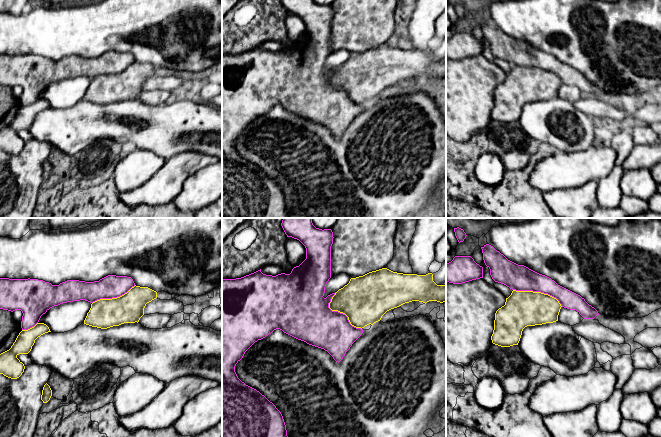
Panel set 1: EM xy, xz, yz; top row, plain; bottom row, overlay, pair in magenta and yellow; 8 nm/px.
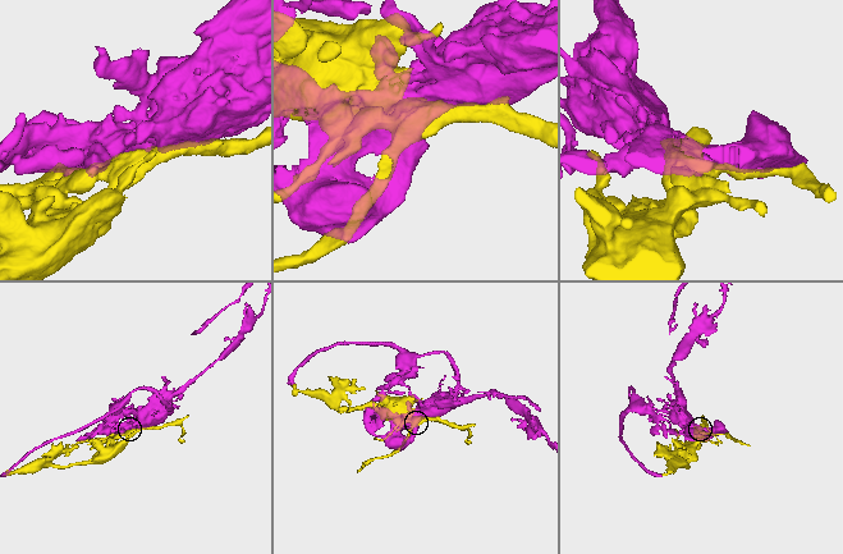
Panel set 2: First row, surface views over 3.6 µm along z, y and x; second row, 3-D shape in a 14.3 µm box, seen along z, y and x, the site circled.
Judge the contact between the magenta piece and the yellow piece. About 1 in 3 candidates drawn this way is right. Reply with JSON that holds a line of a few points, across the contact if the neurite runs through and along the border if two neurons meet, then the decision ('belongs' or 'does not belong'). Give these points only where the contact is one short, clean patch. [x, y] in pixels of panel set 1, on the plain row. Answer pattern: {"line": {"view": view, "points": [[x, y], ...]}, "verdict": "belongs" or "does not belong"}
{"verdict": "belongs"}

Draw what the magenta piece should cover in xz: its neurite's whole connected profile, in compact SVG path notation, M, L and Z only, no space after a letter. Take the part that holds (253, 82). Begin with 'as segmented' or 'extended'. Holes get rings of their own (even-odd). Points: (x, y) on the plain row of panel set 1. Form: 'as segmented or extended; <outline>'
as segmented; M281 0L287 13L292 13L299 16L306 24L306 35L299 41L292 45L290 50L281 49L276 52L266 51L261 48L261 45L236 55L222 55L222 218L289 218L287 212L286 201L281 188L276 182L270 178L264 171L256 165L246 161L242 158L236 148L236 140L243 134L245 128L258 116L261 116L271 110L274 106L280 105L284 109L306 118L309 121L324 125L327 127L336 138L340 138L350 125L352 120L362 111L363 105L352 102L348 93L338 87L332 87L329 84L329 79L335 69L324 74L325 63L331 54L331 22L333 20L333 8L331 5L319 5L313 0Z

